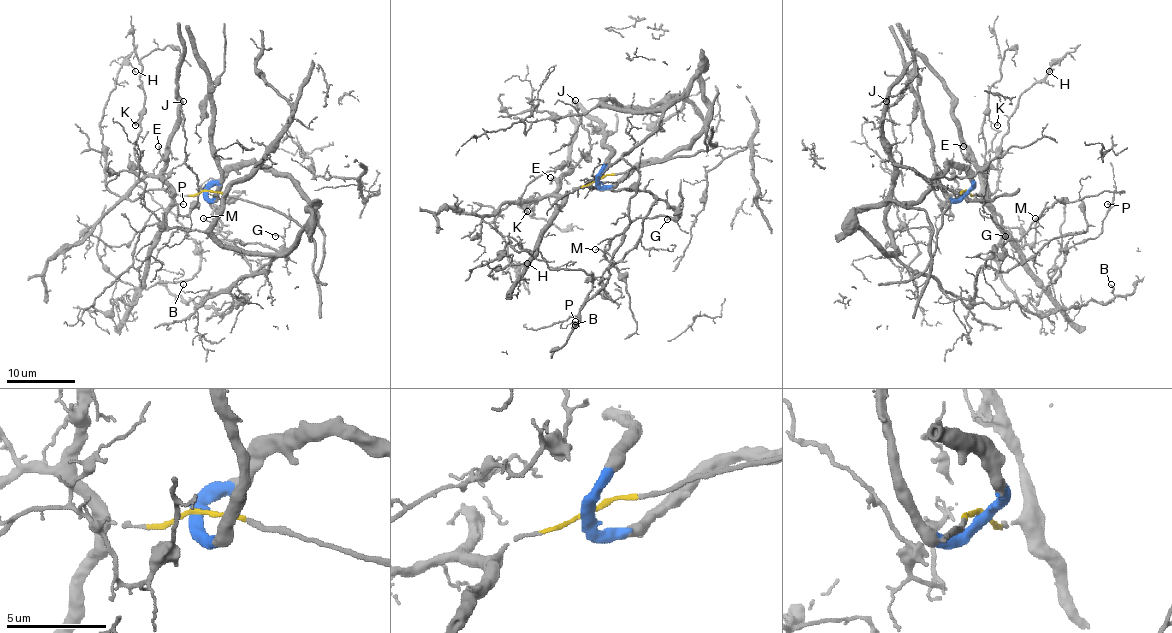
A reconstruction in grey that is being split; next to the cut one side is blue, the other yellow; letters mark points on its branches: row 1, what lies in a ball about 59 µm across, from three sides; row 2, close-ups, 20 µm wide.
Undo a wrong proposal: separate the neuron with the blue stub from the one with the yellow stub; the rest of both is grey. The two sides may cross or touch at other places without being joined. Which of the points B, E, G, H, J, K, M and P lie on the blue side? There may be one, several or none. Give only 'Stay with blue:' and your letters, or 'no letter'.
Stay with blue: B, G, M

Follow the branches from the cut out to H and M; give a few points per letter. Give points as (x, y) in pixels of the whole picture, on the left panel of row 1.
H: (204, 190), (177, 195), (150, 176), (120, 197), (107, 186), (100, 120), (120, 68), (131, 65), (136, 72)
M: (204, 191), (247, 164), (271, 166), (315, 202), (264, 270), (199, 304), (285, 253), (226, 239), (203, 217)

